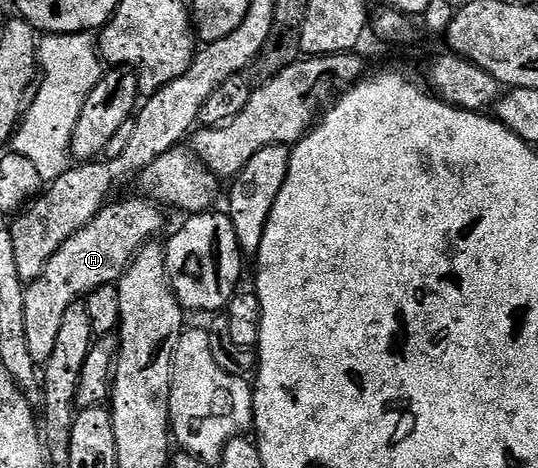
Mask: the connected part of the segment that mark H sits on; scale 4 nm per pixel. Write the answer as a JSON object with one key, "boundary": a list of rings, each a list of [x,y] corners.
{"boundary":[[[137,196],[106,204],[92,223],[76,231],[76,235],[68,238],[64,247],[48,259],[42,274],[26,285],[24,328],[28,335],[28,352],[34,361],[44,363],[52,355],[64,311],[96,287],[115,284],[125,275],[126,268],[134,262],[142,246],[157,238],[154,236],[162,229],[163,210],[145,196]]]}

